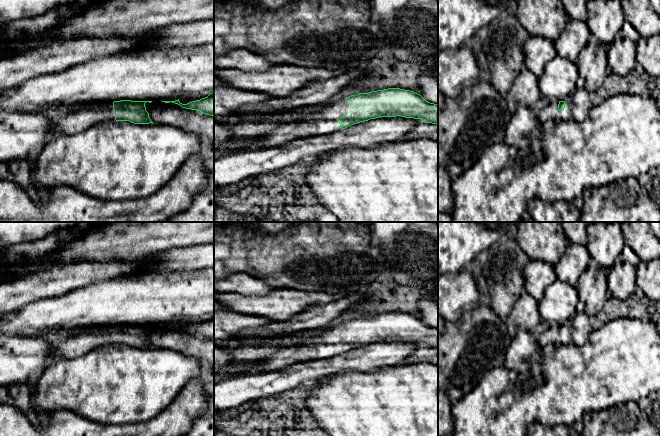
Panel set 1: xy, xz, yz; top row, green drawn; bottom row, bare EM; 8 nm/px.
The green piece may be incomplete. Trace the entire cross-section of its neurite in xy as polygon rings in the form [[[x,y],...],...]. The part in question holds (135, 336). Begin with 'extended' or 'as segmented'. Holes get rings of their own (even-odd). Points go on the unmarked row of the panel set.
extended | [[[121,324],[83,332],[61,342],[53,343],[51,359],[72,359],[104,345],[129,345],[134,348],[153,347],[145,327],[152,325]]]

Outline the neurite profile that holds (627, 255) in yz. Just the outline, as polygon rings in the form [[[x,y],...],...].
[[[593,222],[587,226],[586,247],[592,262],[602,268],[611,268],[616,260],[637,267],[641,262],[637,254],[624,242],[621,223]]]

